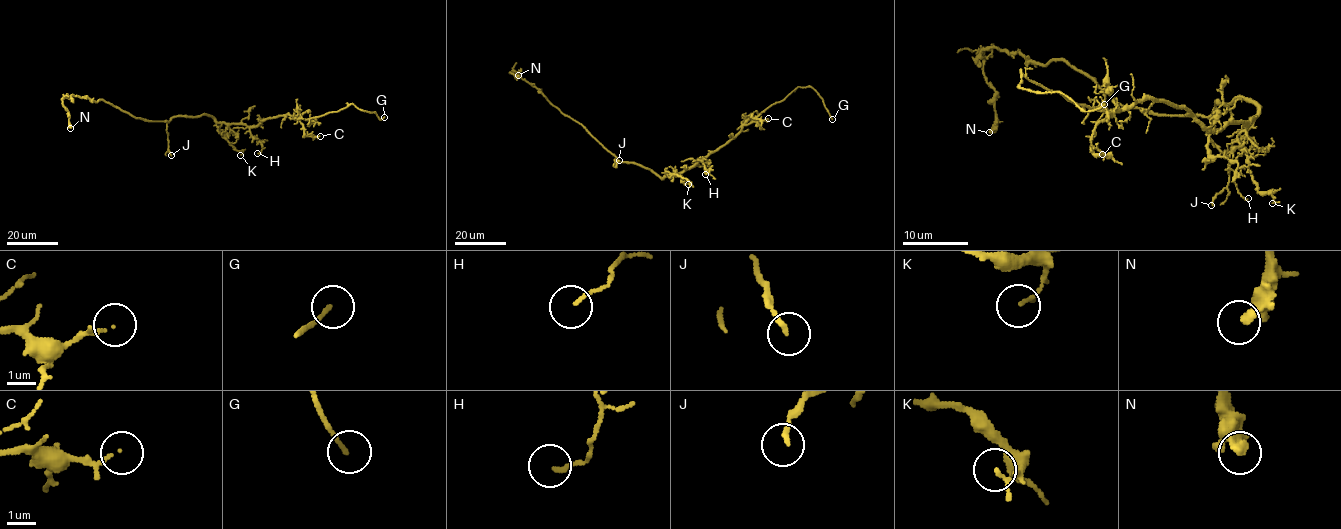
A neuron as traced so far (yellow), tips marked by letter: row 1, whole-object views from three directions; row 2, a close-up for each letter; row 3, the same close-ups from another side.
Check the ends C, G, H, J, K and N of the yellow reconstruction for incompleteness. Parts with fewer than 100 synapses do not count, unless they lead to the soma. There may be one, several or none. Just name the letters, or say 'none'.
G

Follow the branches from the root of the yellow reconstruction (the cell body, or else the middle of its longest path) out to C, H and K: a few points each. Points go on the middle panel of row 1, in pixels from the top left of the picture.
C: (663, 178), (689, 169), (728, 143), (752, 114), (756, 119), (768, 118)
H: (663, 178), (689, 169), (698, 159), (706, 170), (710, 170), (705, 174)
K: (663, 178), (669, 176), (665, 172), (669, 172), (686, 179), (691, 183), (688, 184)

